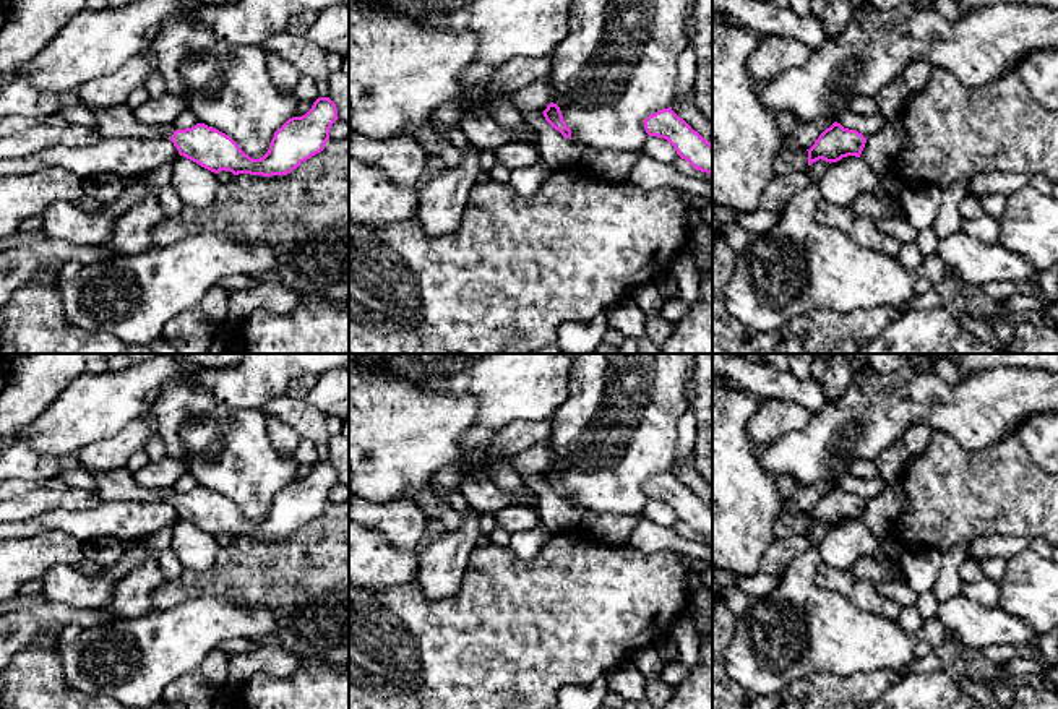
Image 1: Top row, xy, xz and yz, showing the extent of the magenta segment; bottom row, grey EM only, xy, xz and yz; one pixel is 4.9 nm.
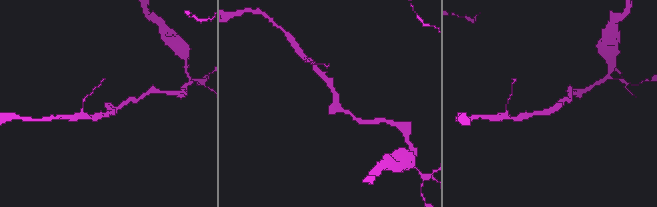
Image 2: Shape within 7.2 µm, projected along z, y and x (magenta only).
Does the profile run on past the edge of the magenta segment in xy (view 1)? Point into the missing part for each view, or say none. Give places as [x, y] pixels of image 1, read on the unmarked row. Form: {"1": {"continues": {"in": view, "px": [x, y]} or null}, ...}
{"1": {"continues": {"in": "xy", "px": [112, 485]}}}

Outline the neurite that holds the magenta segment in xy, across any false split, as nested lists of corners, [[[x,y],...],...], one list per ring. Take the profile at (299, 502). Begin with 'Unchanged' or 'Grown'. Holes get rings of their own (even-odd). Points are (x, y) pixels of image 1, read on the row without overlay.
Grown. [[[318,461],[302,480],[289,482],[273,500],[268,516],[252,522],[226,496],[204,487],[175,493],[172,488],[148,490],[127,467],[91,472],[102,501],[170,503],[178,518],[219,537],[287,539],[325,513],[329,492],[339,482],[329,461]]]

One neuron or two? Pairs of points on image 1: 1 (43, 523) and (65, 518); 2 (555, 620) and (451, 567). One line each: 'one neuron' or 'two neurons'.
1: one neuron
2: two neurons

